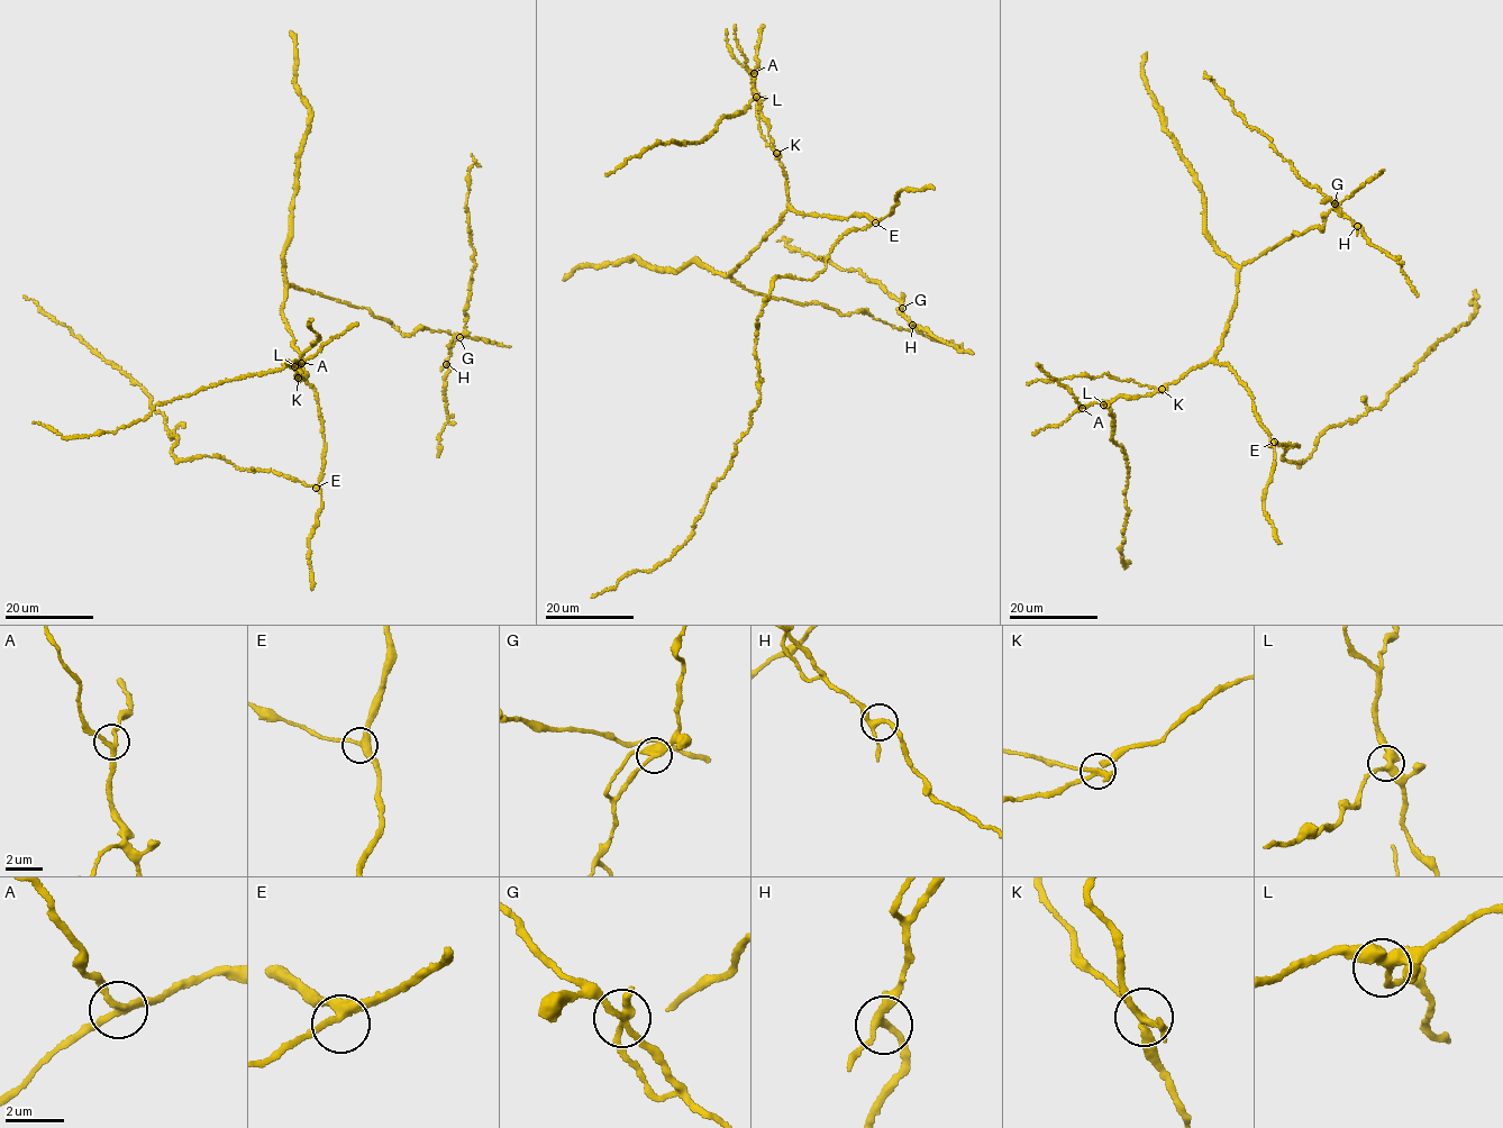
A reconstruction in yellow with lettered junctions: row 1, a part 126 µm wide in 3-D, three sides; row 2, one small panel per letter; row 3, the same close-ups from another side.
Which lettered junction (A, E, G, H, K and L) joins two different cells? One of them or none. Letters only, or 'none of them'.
K

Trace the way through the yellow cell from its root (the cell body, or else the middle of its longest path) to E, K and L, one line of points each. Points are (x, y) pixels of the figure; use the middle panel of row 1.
E: (849, 217), (866, 214), (875, 223)
K: (849, 217), (813, 216), (790, 206), (785, 176), (776, 153)
L: (849, 217), (813, 216), (790, 206), (785, 176), (756, 97)

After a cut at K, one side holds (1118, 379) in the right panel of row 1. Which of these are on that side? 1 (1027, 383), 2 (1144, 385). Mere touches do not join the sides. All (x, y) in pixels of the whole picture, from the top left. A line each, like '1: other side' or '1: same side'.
1: same side
2: same side

